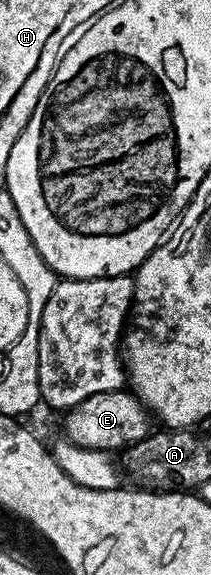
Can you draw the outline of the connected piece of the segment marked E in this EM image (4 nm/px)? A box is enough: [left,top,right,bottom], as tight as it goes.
[64,389,152,453]

